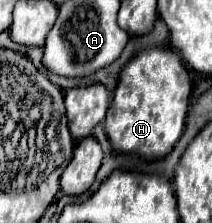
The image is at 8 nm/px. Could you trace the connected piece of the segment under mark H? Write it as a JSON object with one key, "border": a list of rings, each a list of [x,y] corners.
{"border":[[[147,48],[133,56],[121,70],[113,104],[105,118],[105,132],[113,150],[161,160],[183,134],[189,94],[191,76],[175,50]]]}

